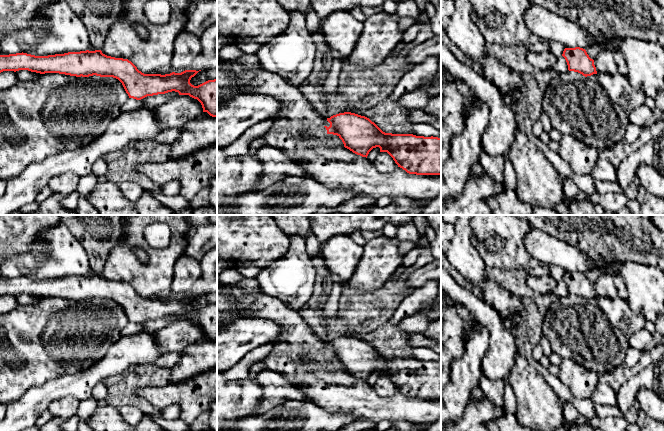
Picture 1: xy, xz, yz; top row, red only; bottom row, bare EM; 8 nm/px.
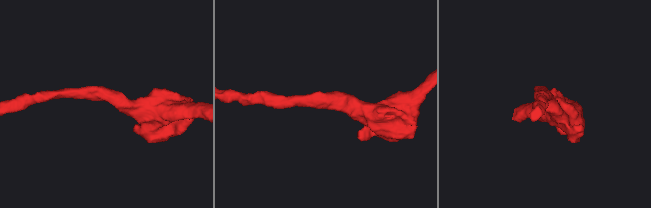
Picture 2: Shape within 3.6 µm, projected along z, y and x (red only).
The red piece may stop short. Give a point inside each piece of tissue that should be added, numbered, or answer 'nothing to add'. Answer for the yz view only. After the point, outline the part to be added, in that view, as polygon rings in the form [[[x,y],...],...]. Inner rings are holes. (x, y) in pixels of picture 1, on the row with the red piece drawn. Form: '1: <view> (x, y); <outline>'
nothing to add

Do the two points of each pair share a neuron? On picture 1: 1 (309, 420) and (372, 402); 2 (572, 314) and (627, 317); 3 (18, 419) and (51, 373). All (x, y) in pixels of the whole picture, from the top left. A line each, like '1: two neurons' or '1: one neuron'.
1: two neurons
2: one neuron
3: two neurons

